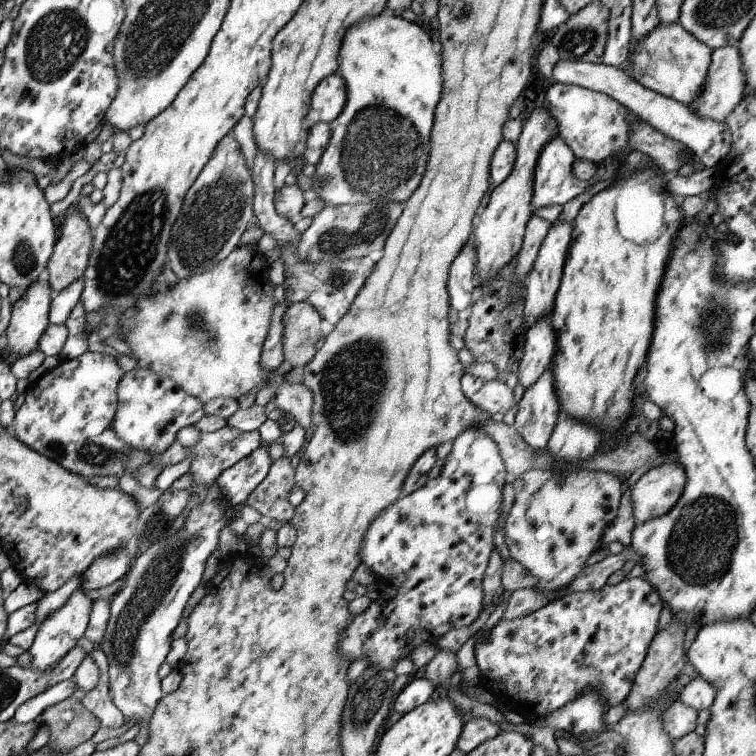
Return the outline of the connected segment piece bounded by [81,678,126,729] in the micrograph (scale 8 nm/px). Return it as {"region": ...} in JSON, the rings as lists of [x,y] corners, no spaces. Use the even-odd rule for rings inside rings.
{"region":[[[103,678],[94,690],[87,692],[81,704],[96,716],[101,727],[120,728],[126,719],[114,705],[109,692],[107,680]]]}

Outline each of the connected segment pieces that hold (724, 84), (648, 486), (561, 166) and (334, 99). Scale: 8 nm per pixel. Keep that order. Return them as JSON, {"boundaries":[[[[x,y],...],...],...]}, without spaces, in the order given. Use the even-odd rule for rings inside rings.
{"boundaries":[[[[724,46],[713,50],[711,60],[708,76],[702,86],[702,94],[700,94],[700,98],[696,98],[690,104],[689,108],[700,118],[725,122],[726,116],[740,104],[740,100],[744,97],[744,90],[746,90],[744,72],[742,72],[742,58],[740,58],[740,50],[737,46]]],[[[679,462],[676,465],[662,464],[662,466],[652,467],[644,472],[631,488],[635,524],[648,522],[648,520],[654,520],[654,518],[662,518],[664,514],[668,514],[680,500],[685,485],[686,476]]],[[[560,135],[554,136],[550,142],[544,144],[544,148],[542,148],[542,152],[540,152],[540,156],[538,156],[538,162],[534,172],[535,180],[531,201],[533,211],[553,204],[564,205],[585,192],[587,192],[590,197],[595,196],[598,192],[606,190],[606,188],[612,184],[612,177],[608,180],[600,180],[600,182],[592,184],[592,186],[590,186],[588,181],[578,180],[573,174],[572,166],[574,160],[574,152],[572,152],[570,146],[560,138]]],[[[339,73],[324,78],[313,92],[311,109],[306,116],[306,126],[318,122],[334,122],[346,106],[346,82]]]]}

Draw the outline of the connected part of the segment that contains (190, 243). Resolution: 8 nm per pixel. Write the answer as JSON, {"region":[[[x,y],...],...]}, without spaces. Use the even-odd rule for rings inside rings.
{"region":[[[230,138],[226,144],[218,146],[205,169],[198,176],[192,188],[184,198],[182,210],[172,226],[170,236],[169,260],[170,267],[178,279],[190,278],[192,274],[200,274],[204,270],[214,270],[214,266],[222,264],[230,252],[240,244],[240,236],[246,230],[252,214],[252,198],[254,198],[254,183],[246,166],[245,154],[242,154],[241,144]]]}

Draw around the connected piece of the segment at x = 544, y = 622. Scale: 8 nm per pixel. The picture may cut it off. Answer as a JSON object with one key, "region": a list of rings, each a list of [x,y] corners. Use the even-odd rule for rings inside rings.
{"region":[[[639,577],[631,578],[630,580],[624,579],[616,586],[608,586],[606,584],[600,590],[586,590],[586,592],[574,592],[564,595],[561,599],[549,602],[547,606],[535,611],[533,614],[524,616],[524,618],[514,618],[514,620],[504,620],[504,622],[499,621],[488,634],[482,634],[482,631],[477,626],[475,628],[476,646],[474,646],[474,659],[476,660],[476,666],[478,666],[478,672],[480,672],[480,683],[486,687],[487,692],[490,692],[496,698],[496,703],[499,707],[517,712],[527,721],[536,720],[540,716],[546,716],[546,714],[562,708],[570,700],[578,698],[578,694],[584,692],[586,688],[588,690],[598,690],[598,694],[602,694],[604,702],[609,708],[616,706],[616,704],[620,704],[622,700],[625,700],[632,690],[636,675],[640,671],[650,644],[658,632],[660,614],[663,612],[662,608],[662,600],[658,592],[643,577]]]}

